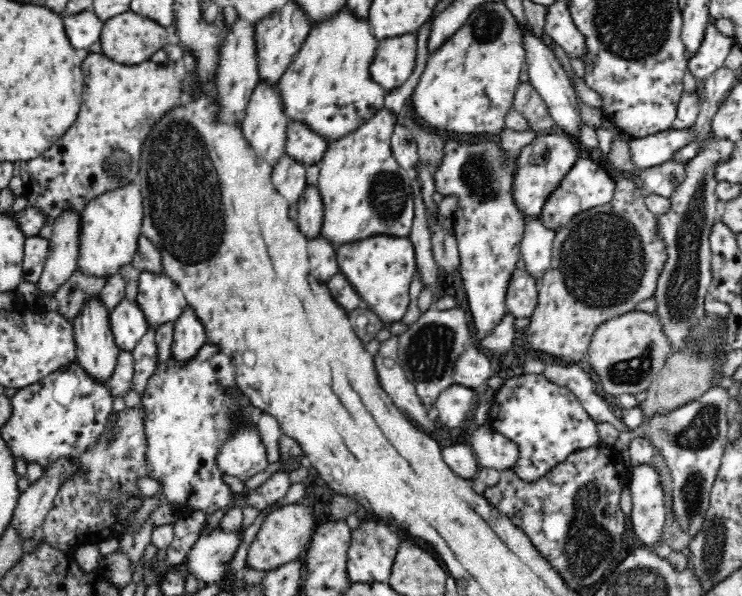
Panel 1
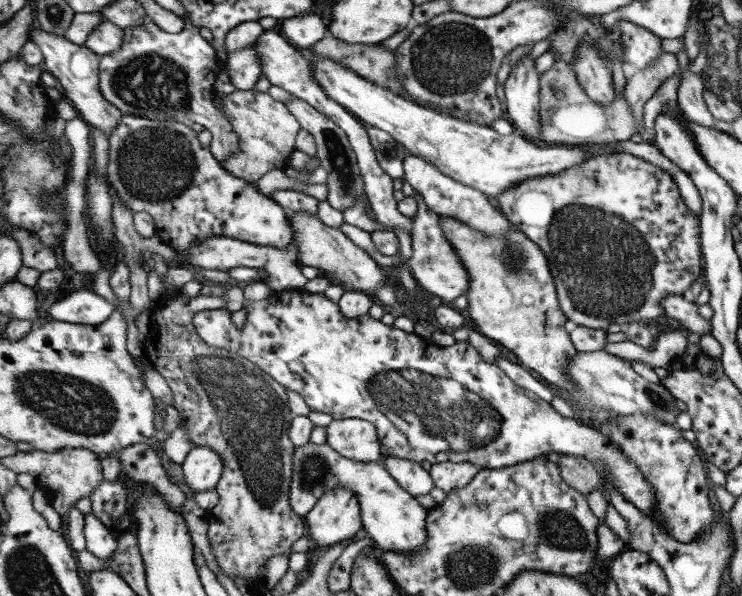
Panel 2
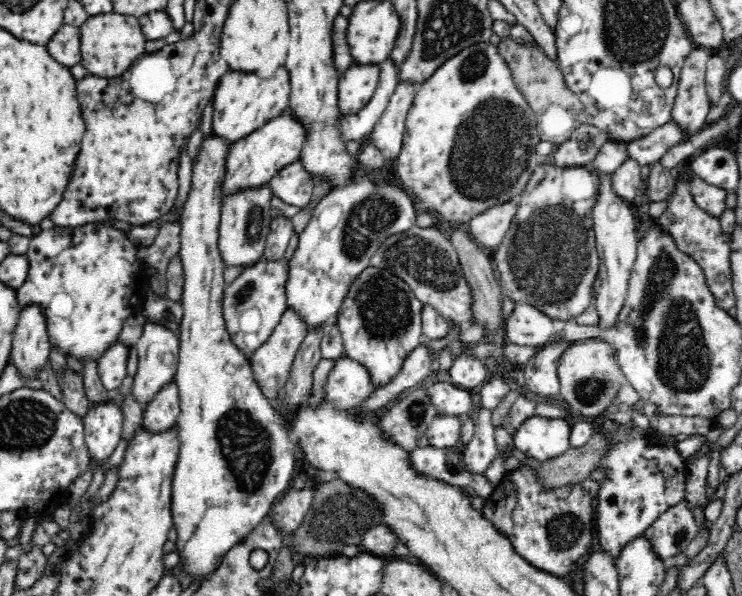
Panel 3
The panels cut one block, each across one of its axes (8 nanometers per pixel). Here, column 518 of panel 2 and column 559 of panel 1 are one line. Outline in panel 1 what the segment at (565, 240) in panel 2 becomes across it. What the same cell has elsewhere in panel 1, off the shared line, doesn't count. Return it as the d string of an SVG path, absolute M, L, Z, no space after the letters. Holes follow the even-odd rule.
M580 157L569 170L569 173L561 180L560 186L550 194L545 208L537 216L542 219L544 226L558 230L564 226L575 214L593 206L606 204L615 194L617 182L610 174L597 164L592 158Z

